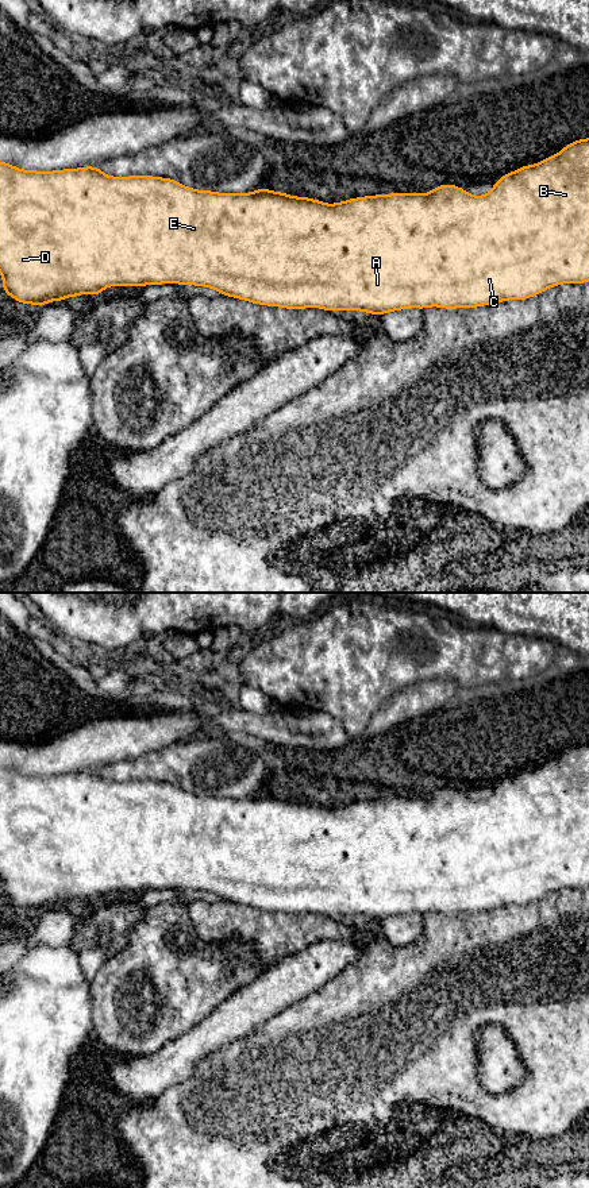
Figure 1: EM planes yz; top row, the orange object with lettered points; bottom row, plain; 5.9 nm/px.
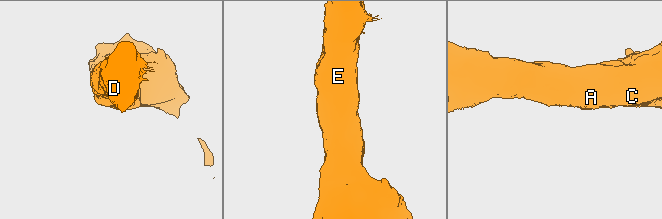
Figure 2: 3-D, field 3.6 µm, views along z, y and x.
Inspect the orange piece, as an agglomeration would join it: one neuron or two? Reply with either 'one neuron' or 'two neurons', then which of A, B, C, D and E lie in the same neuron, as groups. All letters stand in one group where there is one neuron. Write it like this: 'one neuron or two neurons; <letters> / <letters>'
one neuron; A B C D E

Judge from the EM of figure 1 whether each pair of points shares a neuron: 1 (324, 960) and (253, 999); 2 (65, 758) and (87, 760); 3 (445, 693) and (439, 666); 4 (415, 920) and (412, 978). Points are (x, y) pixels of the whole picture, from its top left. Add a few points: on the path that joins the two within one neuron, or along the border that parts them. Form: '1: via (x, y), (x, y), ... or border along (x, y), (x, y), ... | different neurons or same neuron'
1: via (307, 969), (270, 994) | same neuron
2: via (70, 758), (81, 758) | same neuron
3: border along (411, 685), (419, 681), (451, 679), (459, 687) | different neurons
4: border along (423, 915), (423, 933), (407, 945), (382, 934) | different neurons

